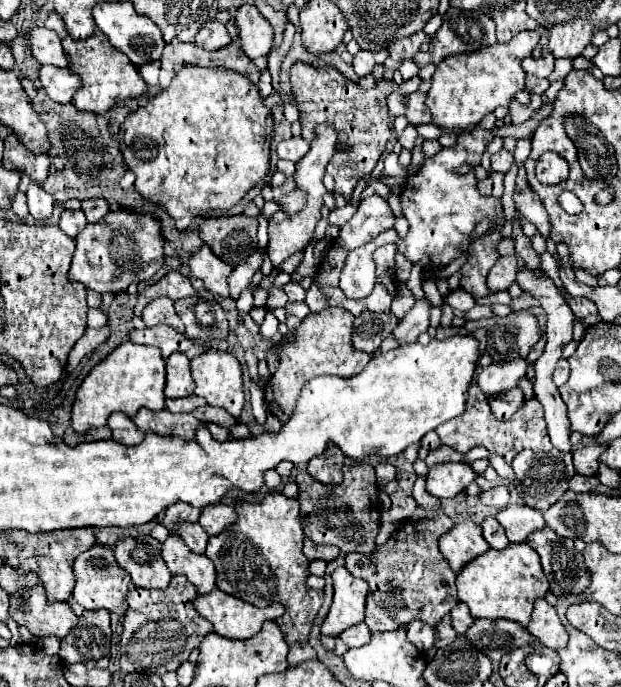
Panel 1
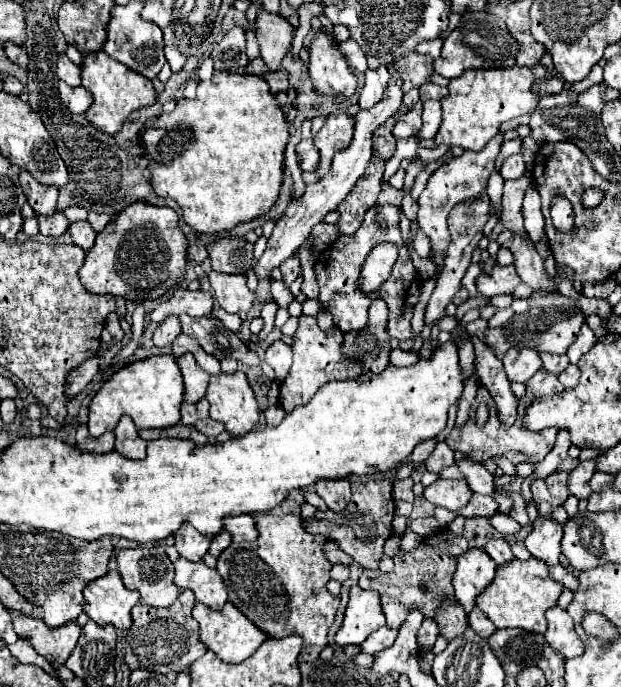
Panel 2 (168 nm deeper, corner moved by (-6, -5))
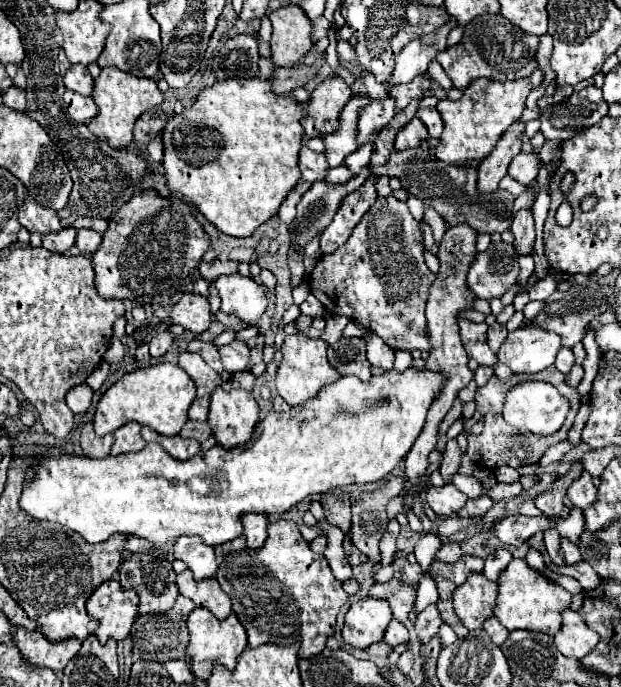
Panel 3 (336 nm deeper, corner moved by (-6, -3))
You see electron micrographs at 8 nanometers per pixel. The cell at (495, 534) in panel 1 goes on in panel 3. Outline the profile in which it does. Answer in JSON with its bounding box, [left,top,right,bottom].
[484,549,512,581]

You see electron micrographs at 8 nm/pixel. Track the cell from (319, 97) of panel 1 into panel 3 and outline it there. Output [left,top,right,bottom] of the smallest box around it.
[320,175,378,253]

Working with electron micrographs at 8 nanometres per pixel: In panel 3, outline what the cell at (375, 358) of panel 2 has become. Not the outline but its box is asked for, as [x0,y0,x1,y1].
[328,337,372,381]

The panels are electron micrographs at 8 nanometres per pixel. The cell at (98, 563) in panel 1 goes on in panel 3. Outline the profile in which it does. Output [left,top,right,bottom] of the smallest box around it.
[86,581,138,643]

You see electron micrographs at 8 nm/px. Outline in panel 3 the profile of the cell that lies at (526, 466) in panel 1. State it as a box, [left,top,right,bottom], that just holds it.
[534,473,572,517]

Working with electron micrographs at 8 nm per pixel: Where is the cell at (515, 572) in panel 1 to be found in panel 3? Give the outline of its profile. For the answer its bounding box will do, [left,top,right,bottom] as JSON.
[494,559,572,635]

